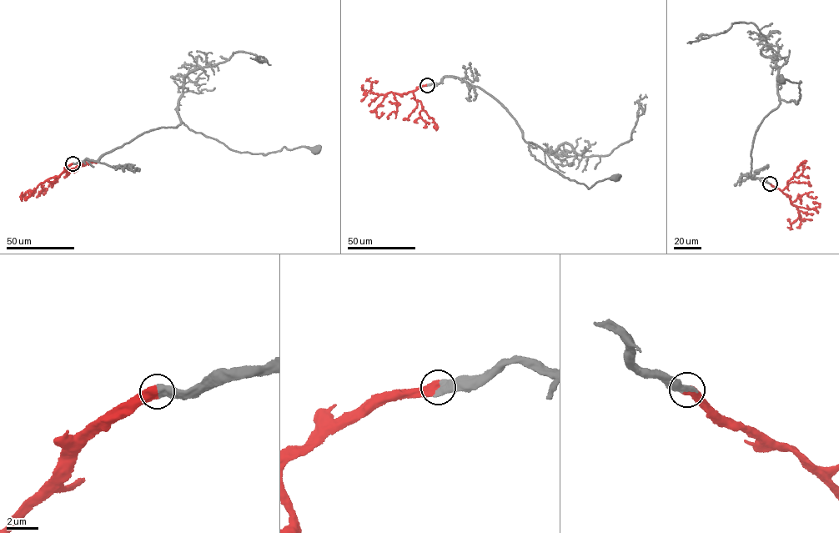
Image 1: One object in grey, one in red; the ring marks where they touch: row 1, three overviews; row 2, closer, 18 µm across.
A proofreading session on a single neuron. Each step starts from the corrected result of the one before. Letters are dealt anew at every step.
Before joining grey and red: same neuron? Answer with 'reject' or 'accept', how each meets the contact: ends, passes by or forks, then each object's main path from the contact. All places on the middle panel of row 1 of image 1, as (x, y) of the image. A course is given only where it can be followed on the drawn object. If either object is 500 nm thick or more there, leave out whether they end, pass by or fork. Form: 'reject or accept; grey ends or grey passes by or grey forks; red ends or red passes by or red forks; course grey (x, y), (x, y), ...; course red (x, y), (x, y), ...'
accept; course grey (427, 84), (452, 76), (478, 86), (515, 120), (535, 159), (570, 180), (589, 188), (597, 182), (614, 178); course red (427, 84), (407, 93), (378, 94), (370, 90), (372, 83), (368, 80), (371, 77)

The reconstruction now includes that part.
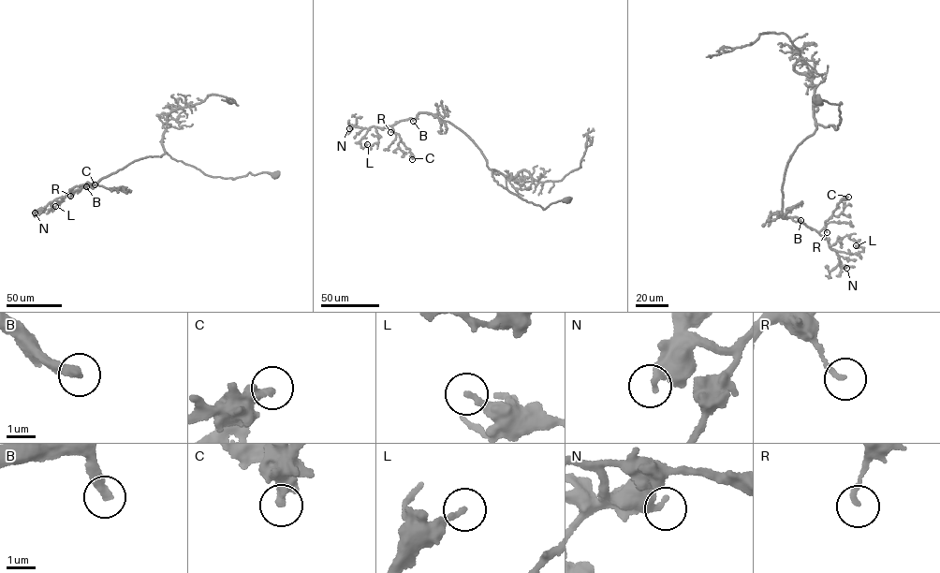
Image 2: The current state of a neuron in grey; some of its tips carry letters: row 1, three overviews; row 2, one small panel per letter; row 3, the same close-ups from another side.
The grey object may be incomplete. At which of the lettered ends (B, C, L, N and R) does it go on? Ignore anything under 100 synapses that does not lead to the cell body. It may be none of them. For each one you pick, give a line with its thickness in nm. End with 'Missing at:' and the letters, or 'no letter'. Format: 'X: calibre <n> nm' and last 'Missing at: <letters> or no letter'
B: calibre 340 nm
Missing at: B

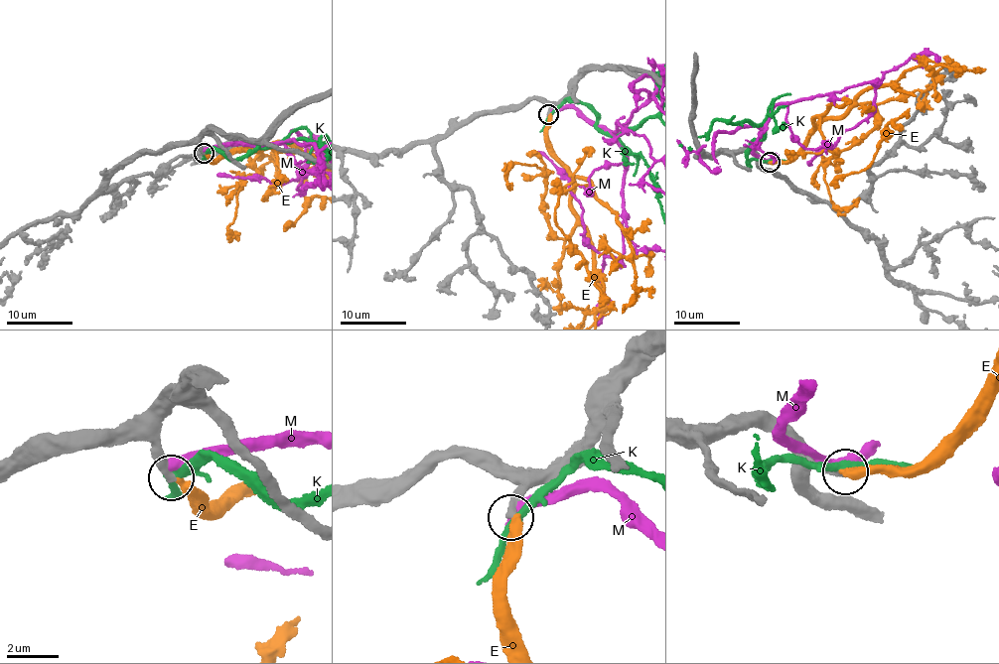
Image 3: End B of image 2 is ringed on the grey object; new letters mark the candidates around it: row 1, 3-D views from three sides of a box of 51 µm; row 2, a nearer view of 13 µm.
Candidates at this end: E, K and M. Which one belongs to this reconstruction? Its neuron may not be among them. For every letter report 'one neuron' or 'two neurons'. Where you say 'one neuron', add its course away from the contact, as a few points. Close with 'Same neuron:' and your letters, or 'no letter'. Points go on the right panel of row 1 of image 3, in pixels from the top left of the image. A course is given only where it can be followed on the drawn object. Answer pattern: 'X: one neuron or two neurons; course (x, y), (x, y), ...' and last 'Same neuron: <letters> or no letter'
E: two neurons
K: two neurons
M: two neurons
Same neuron: no letter

